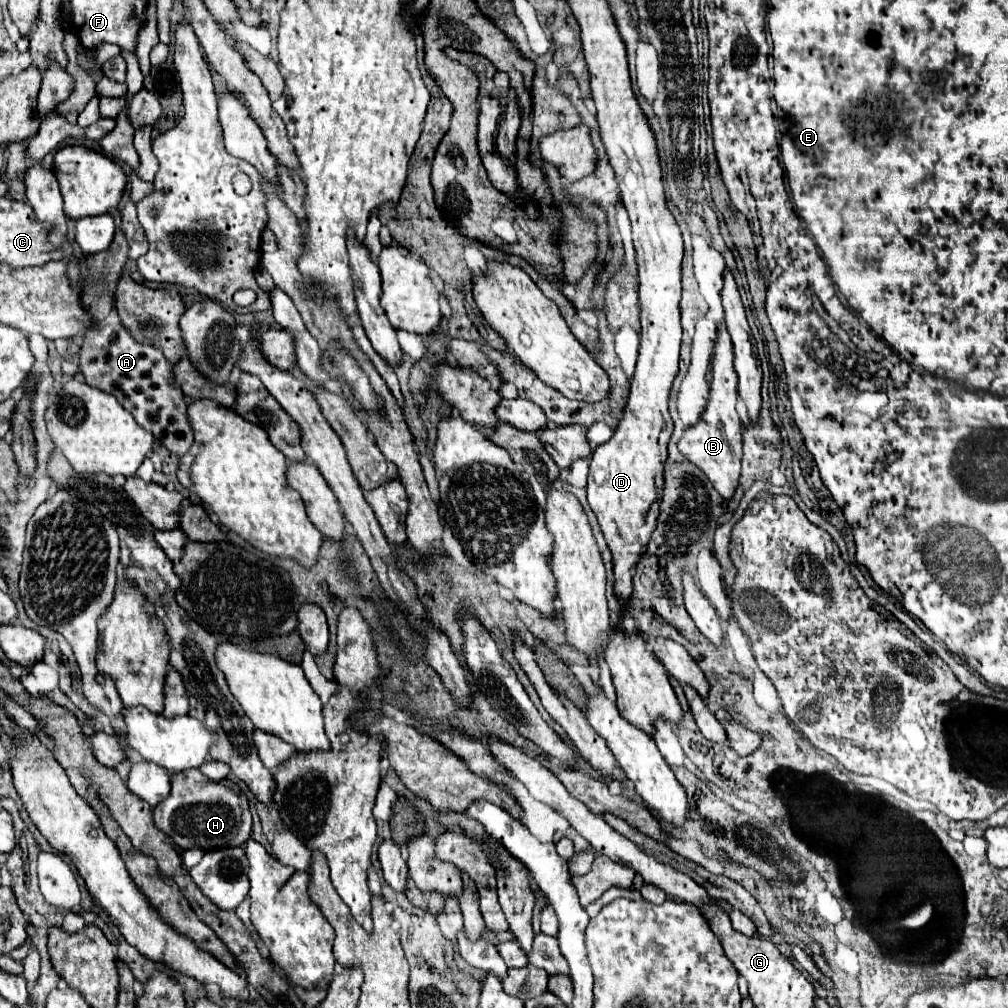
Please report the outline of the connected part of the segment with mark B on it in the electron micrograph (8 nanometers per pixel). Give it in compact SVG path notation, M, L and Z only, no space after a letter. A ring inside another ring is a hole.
M721 322L711 358L709 400L699 422L683 432L679 440L679 450L683 456L687 456L695 466L699 466L707 474L707 478L713 482L715 490L723 498L733 496L741 470L741 418L735 410L735 402L737 402L735 392L737 392L737 374L733 370L733 342L729 332L725 330L725 324Z

